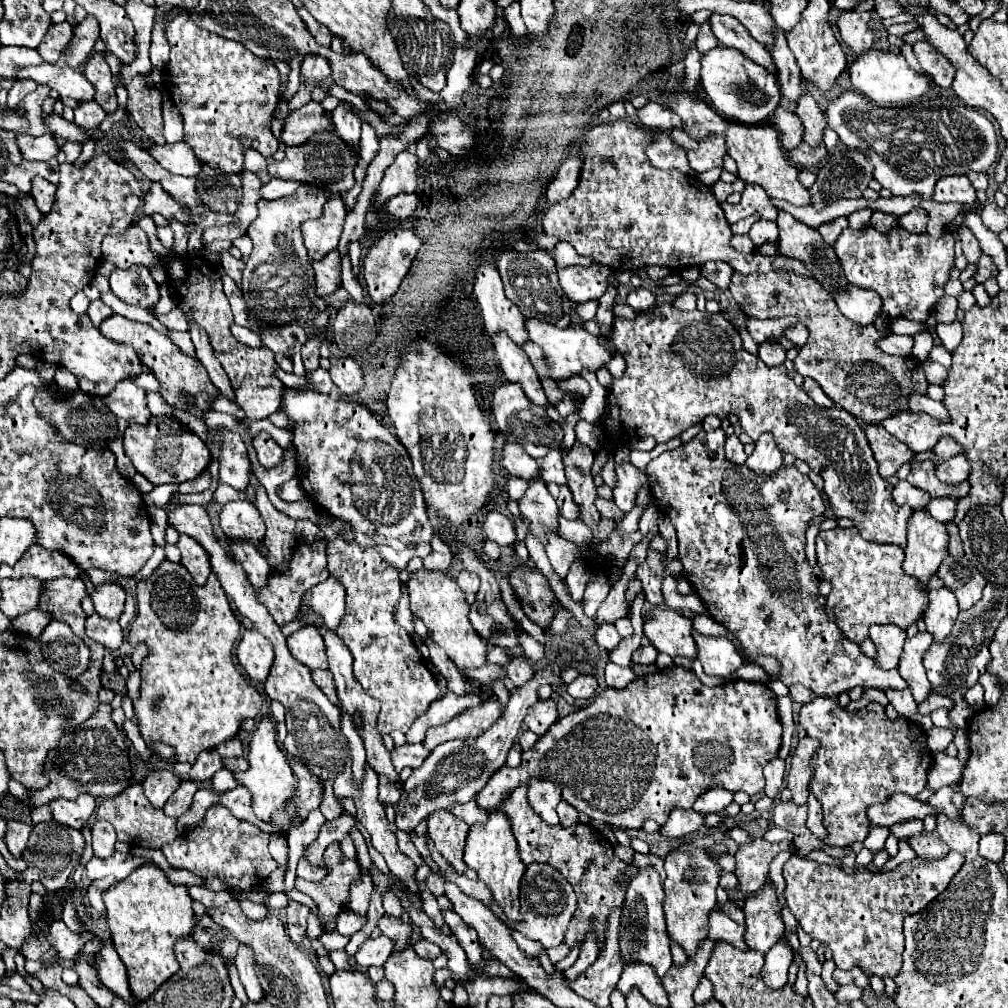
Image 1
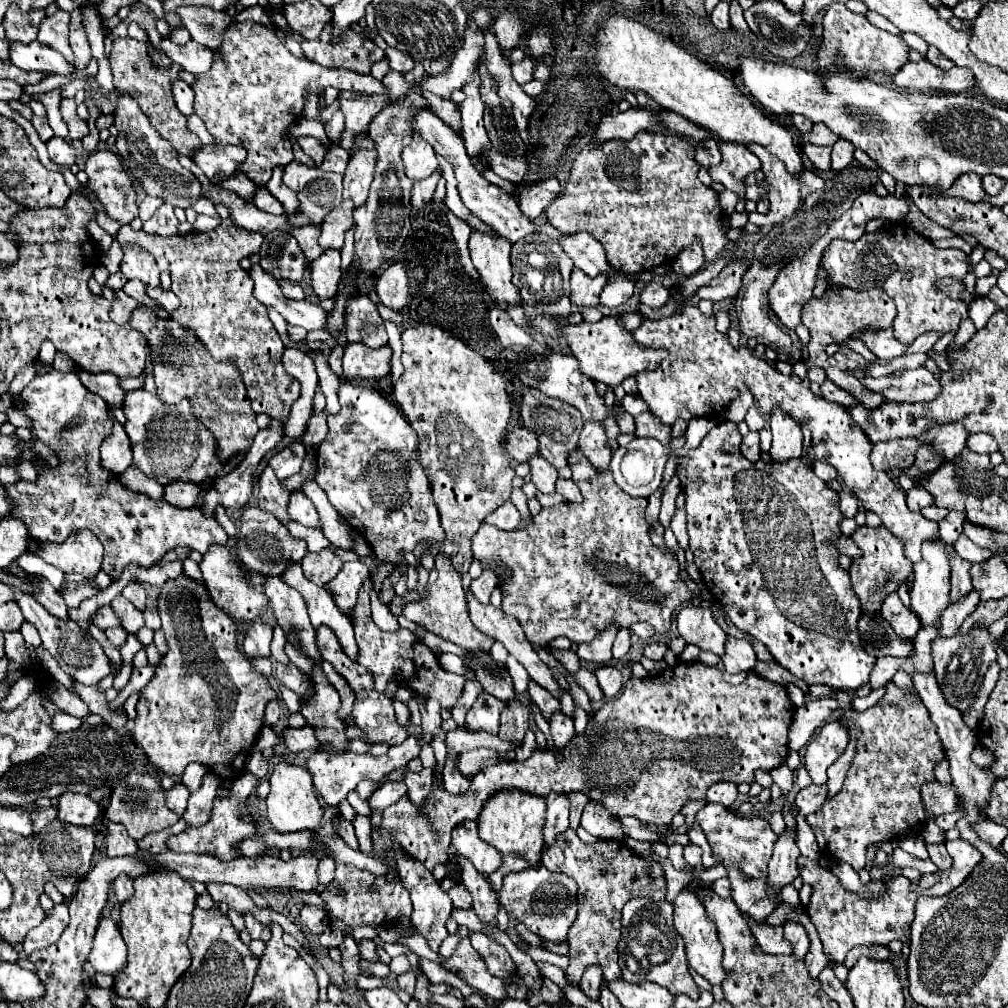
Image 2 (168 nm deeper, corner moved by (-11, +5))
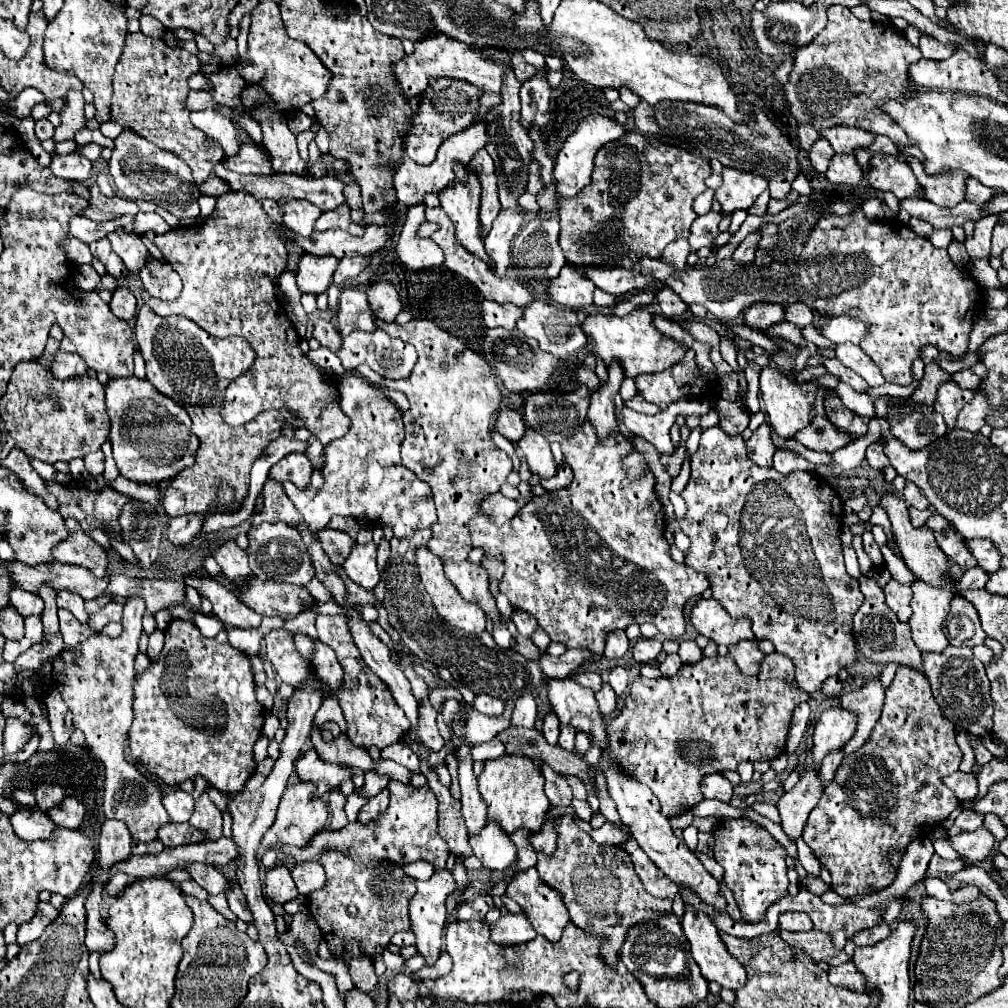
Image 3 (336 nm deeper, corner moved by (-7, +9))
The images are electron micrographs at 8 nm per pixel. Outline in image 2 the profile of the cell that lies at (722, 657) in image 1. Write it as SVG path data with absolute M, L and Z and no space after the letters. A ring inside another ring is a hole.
M729 637L727 647L725 647L725 655L721 659L723 659L727 673L749 671L757 663L757 655L755 655L753 645L745 639L735 639L735 637Z

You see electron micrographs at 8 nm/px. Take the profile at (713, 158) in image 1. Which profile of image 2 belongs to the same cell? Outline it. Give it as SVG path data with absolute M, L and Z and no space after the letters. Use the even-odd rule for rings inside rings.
M739 143L719 145L723 161L717 167L709 169L709 175L715 183L725 185L725 189L733 191L741 201L747 201L745 195L745 177L761 169L761 161Z

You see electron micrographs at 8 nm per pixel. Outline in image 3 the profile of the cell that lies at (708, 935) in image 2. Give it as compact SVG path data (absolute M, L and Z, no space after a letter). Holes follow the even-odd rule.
M685 905L681 925L683 925L683 933L685 933L685 937L687 937L689 945L691 945L691 955L695 959L695 963L699 965L701 975L707 981L715 981L715 983L719 983L721 987L727 987L727 989L739 989L741 985L745 985L745 975L747 975L745 967L737 959L729 957L729 951L725 949L723 941L717 935L715 923L711 921L711 917L705 911L697 911L695 907Z

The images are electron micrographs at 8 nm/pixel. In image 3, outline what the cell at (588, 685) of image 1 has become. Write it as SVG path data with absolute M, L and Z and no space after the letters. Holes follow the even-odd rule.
M613 667L609 671L609 675L607 675L607 681L609 681L609 685L613 687L613 691L617 695L623 695L627 685L629 685L629 675L627 675L627 671L623 667Z

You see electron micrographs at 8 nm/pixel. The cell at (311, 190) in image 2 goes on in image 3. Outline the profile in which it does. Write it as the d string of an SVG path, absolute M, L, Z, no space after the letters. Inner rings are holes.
M261 109L257 113L257 123L263 129L265 149L273 155L273 169L277 173L295 173L295 175L309 175L307 163L297 153L295 135L287 127L285 117L277 117L277 113L269 113L269 109Z

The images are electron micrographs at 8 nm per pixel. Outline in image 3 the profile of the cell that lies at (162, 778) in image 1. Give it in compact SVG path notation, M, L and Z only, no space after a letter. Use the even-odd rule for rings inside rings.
M175 789L163 797L163 805L173 823L185 823L193 815L193 797L187 791Z

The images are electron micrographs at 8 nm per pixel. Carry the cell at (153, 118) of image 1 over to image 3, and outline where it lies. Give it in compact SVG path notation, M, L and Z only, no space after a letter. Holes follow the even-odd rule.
M141 31L127 33L123 55L113 75L111 119L119 125L129 125L135 133L141 133L141 137L155 143L159 149L177 153L177 157L191 167L195 183L201 185L209 175L213 175L213 167L225 157L225 153L221 145L209 141L205 133L189 121L185 105L189 93L187 79L197 71L199 61L195 55L183 49L171 49L163 39L145 37Z

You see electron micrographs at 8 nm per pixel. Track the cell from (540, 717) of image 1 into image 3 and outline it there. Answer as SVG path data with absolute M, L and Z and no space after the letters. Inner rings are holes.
M561 723L561 735L559 735L559 745L567 751L573 751L573 745L575 745L575 727L573 725L565 725Z

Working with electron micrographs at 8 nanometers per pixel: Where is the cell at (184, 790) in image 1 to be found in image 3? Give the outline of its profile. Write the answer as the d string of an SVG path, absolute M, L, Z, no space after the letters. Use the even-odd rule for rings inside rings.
M201 793L201 797L195 801L195 811L189 819L189 823L197 829L205 829L209 833L209 839L221 837L221 811L213 805L207 793Z

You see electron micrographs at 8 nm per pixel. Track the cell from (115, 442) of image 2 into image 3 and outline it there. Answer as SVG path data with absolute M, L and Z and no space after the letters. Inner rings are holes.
M101 449L95 451L95 453L91 453L83 461L85 461L85 467L87 467L90 475L101 475L103 469L105 469L105 455L103 455Z

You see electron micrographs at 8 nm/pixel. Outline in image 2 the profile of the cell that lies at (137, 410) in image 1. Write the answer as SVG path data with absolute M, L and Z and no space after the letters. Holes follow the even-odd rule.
M79 369L77 377L85 385L85 389L99 395L105 403L123 407L125 391L119 387L119 379L113 373L85 373L83 369Z

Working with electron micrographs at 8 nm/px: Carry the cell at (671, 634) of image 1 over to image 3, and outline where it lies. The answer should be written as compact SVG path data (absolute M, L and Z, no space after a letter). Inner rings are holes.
M699 599L691 609L691 623L699 635L717 645L737 645L743 639L755 639L749 621L733 621L715 599Z

